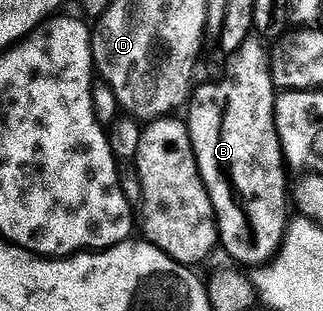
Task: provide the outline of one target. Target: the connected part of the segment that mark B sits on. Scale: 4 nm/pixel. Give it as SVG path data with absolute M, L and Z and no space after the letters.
M254 36L245 40L238 52L227 57L223 76L215 84L195 87L188 101L190 137L202 181L206 183L218 219L218 238L221 247L226 247L227 254L234 259L231 261L242 266L269 264L282 247L282 239L286 236L288 227L287 165L284 163L282 141L278 139L278 127L274 125L276 89L269 72L267 51L260 43L262 42Z

